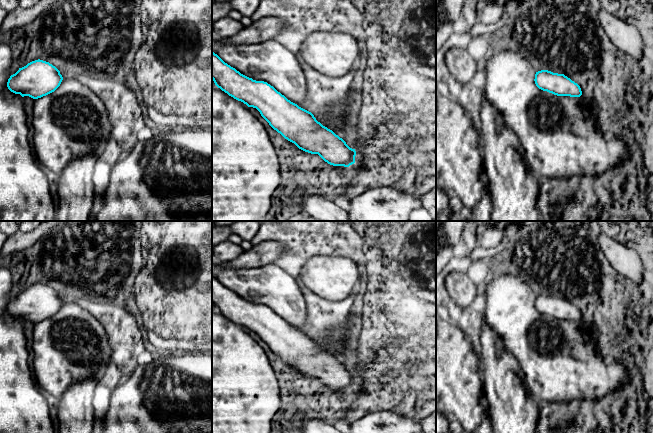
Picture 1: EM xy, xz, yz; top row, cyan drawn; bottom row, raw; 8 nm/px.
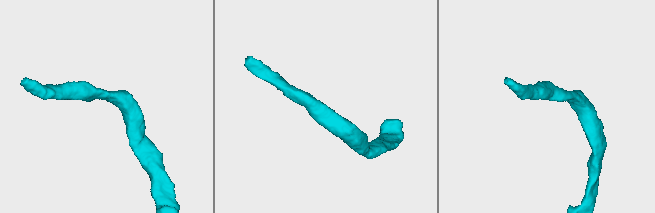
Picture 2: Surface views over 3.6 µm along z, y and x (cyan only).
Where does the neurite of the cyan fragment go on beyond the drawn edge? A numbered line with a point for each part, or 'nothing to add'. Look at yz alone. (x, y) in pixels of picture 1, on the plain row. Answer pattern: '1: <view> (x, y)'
1: yz (560, 362)

